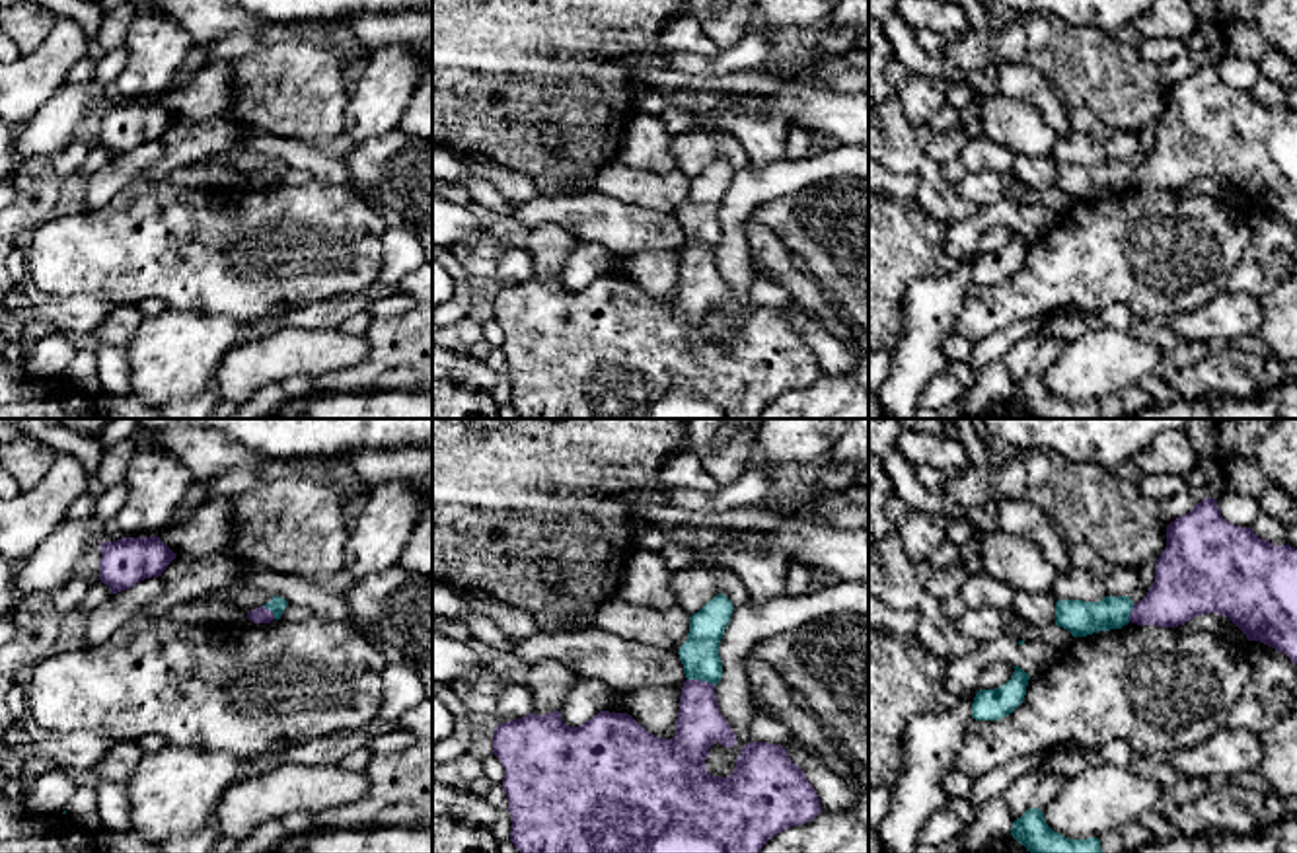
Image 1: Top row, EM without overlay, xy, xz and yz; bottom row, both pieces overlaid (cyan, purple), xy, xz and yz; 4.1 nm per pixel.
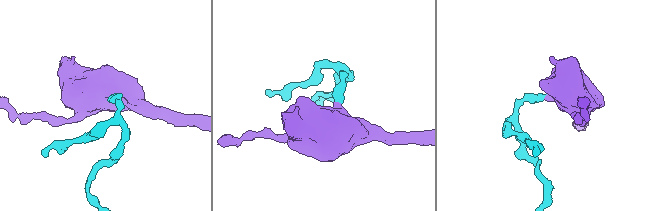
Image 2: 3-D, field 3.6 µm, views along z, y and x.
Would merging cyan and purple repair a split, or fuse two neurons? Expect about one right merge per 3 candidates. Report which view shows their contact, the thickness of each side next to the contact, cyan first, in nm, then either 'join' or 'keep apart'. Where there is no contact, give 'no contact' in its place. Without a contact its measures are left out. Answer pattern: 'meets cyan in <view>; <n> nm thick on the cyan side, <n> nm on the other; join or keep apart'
meets cyan in xz; 160 nm thick on the cyan side, 200 nm on the other; keep apart

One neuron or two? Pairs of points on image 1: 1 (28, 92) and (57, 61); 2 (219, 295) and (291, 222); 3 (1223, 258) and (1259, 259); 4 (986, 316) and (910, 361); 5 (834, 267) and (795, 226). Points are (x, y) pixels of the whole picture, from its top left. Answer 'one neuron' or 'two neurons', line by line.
1: one neuron
2: one neuron
3: two neurons
4: two neurons
5: one neuron

